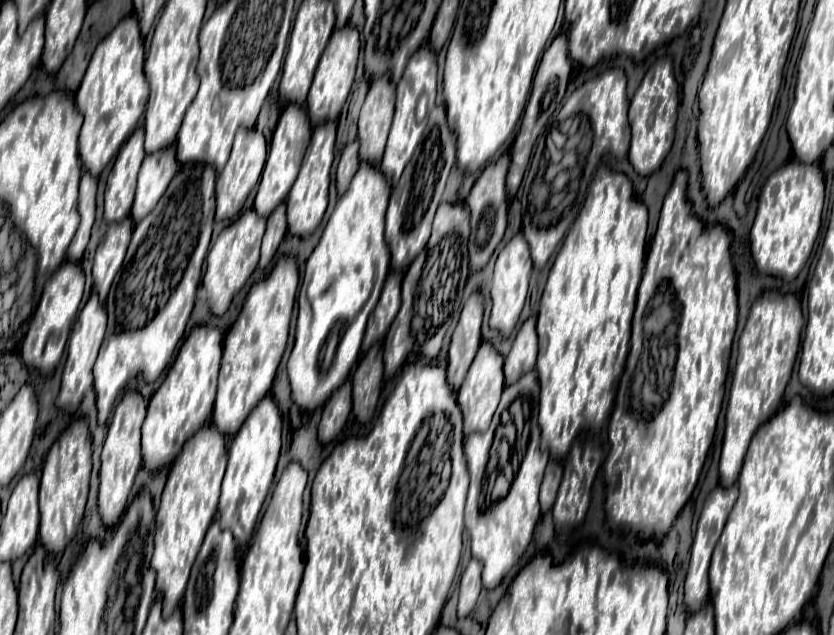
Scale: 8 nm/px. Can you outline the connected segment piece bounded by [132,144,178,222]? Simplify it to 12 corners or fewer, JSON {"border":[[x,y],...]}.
{"border":[[174,144],[140,166],[134,222],[160,200],[178,172]]}

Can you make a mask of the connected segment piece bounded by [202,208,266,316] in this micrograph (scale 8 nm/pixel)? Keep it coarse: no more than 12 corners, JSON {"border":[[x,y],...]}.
{"border":[[242,210],[214,240],[202,282],[216,316],[260,258],[266,218]]}

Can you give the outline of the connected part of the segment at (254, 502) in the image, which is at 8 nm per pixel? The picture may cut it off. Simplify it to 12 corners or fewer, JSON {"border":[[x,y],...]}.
{"border":[[272,396],[228,446],[218,510],[238,548],[260,518],[280,454]]}

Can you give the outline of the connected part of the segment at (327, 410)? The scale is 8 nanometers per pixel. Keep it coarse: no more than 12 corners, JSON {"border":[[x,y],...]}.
{"border":[[346,380],[322,408],[318,438],[330,442],[344,428],[352,408]]}

